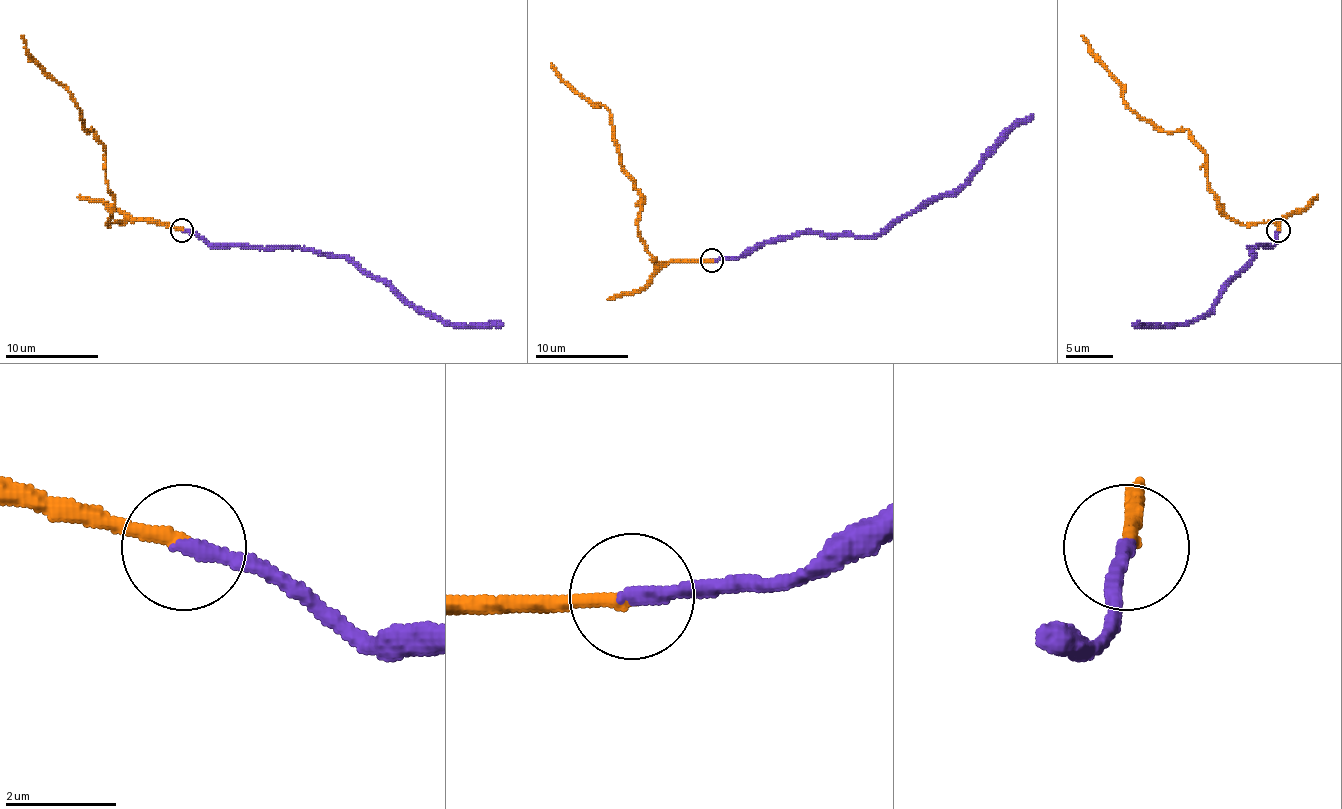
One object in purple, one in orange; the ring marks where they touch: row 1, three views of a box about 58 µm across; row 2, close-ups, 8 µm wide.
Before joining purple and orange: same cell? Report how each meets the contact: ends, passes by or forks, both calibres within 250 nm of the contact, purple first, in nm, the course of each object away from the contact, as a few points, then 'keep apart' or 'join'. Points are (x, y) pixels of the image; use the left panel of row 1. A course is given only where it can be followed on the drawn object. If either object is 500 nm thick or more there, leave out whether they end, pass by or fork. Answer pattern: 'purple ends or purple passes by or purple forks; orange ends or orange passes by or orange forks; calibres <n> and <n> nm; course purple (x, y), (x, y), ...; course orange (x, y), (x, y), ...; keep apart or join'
purple ends; orange ends; calibres 280 and 280 nm; course purple (182, 229), (215, 246), (313, 248), (348, 255), (430, 314), (468, 325), (503, 323); course orange (182, 229), (129, 220), (108, 225), (115, 201), (105, 180), (105, 148), (21, 35); join

